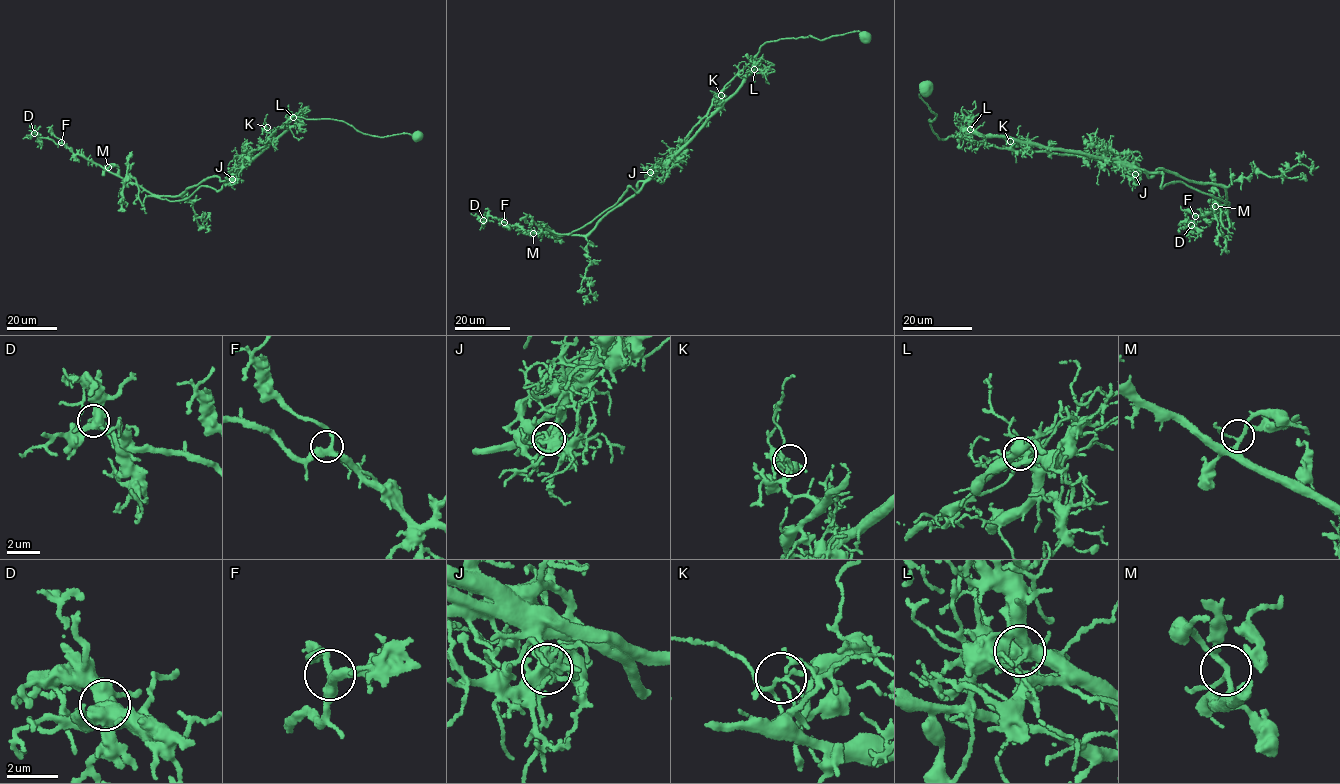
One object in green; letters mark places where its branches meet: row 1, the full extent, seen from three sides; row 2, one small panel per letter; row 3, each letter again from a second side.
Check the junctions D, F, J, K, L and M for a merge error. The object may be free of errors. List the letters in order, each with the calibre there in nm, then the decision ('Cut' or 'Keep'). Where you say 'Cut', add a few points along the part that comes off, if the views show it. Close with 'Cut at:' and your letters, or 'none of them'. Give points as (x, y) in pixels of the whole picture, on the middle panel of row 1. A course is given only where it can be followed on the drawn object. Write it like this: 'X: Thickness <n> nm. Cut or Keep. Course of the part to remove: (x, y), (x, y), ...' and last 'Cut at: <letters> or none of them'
D: Thickness 440 nm. Keep
F: Thickness 320 nm. Keep
J: Thickness 400 nm. Cut. Course of the part to remove: (650, 172), (638, 191), (627, 187), (614, 205), (570, 233), (528, 223), (523, 212)
K: Thickness 120 nm. Keep
L: Thickness 360 nm. Keep
M: Thickness 200 nm. Keep
Cut at: J

